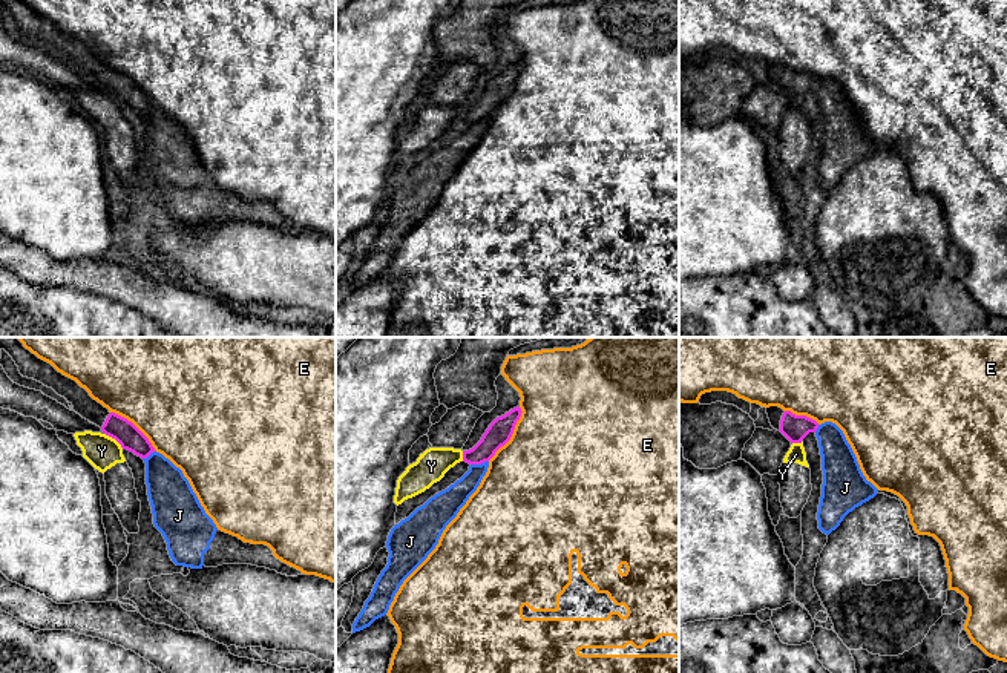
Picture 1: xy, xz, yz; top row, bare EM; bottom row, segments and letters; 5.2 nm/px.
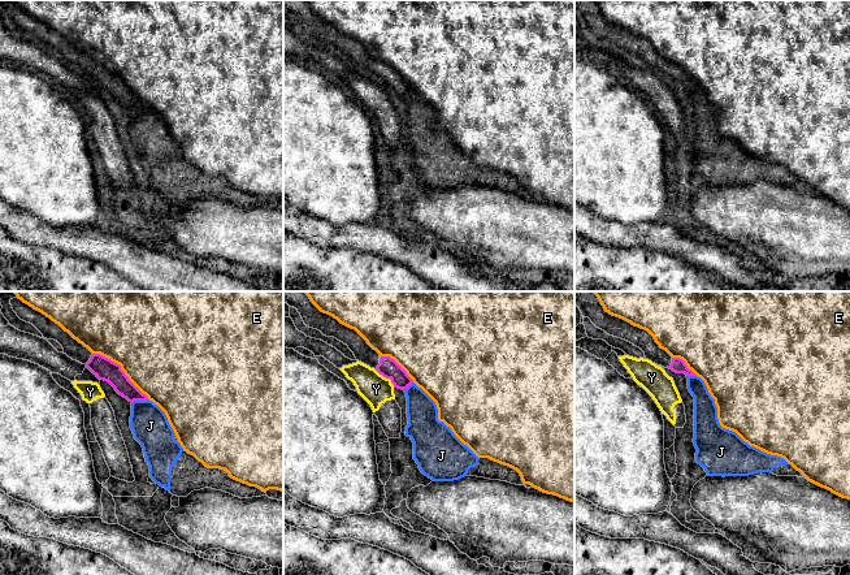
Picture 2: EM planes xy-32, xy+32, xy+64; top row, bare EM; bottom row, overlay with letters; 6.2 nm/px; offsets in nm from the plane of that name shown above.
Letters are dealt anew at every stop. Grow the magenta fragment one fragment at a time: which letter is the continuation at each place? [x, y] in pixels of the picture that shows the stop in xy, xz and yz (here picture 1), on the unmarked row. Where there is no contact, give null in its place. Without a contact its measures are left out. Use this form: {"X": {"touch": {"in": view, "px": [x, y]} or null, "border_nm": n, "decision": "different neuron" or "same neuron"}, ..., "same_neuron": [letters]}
{"E": {"touch": {"in": "xz", "px": [512, 89]}, "border_nm": 340, "decision": "different neuron"}, "J": {"touch": {"in": "xz", "px": [478, 120]}, "border_nm": 100, "decision": "different neuron"}, "Y": {"touch": {"in": "xy", "px": [114, 94]}, "border_nm": 130, "decision": "different neuron"}, "same_neuron": []}

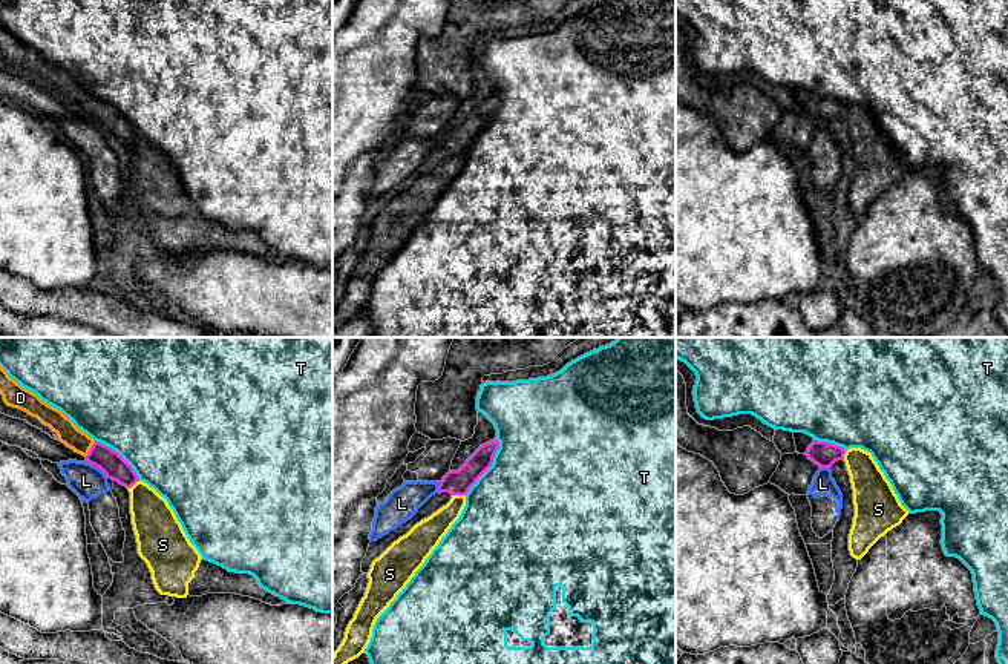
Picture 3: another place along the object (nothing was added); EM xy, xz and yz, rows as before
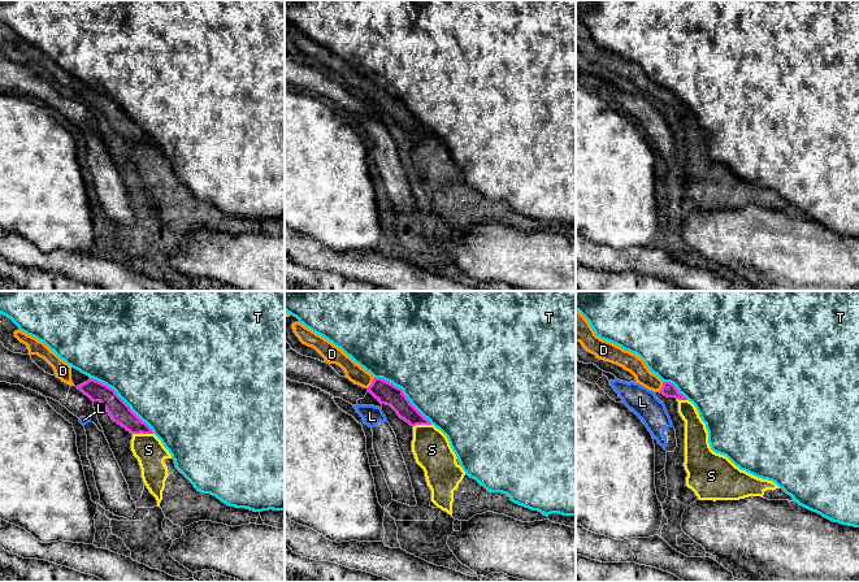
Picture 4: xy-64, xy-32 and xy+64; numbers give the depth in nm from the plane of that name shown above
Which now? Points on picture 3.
{"D": {"touch": {"in": "xy", "px": [91, 106]}, "border_nm": 100, "decision": "same neuron"}, "L": {"touch": {"in": "xy", "px": [98, 123]}, "border_nm": 130, "decision": "different neuron"}, "S": {"touch": {"in": "xz", "px": [458, 151]}, "border_nm": 70, "decision": "different neuron"}, "T": {"touch": {"in": "xz", "px": [490, 121]}, "border_nm": 340, "decision": "different neuron"}, "same_neuron": ["D"]}

